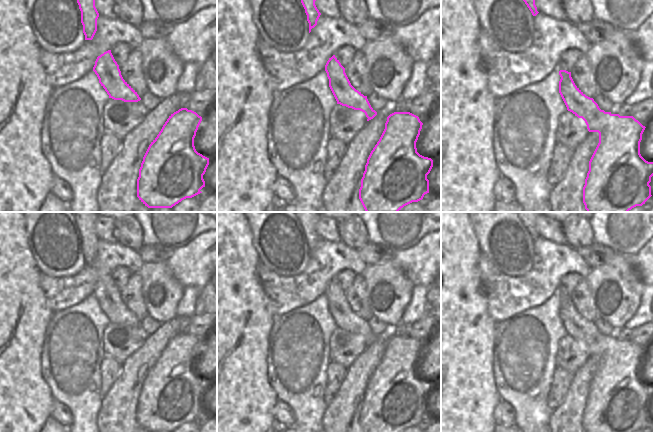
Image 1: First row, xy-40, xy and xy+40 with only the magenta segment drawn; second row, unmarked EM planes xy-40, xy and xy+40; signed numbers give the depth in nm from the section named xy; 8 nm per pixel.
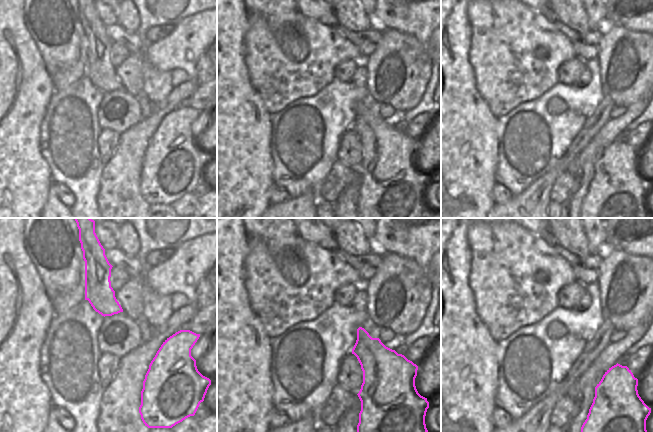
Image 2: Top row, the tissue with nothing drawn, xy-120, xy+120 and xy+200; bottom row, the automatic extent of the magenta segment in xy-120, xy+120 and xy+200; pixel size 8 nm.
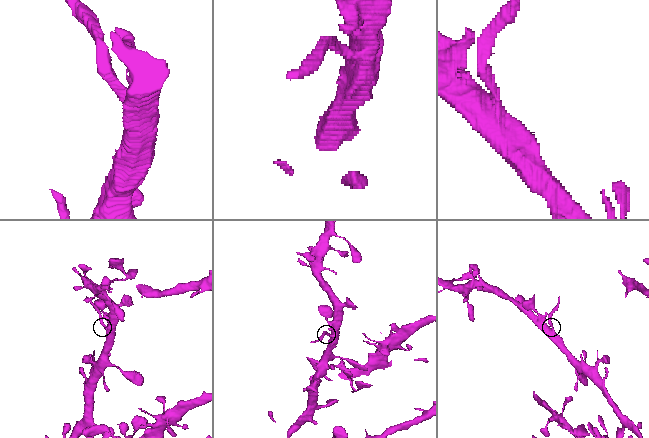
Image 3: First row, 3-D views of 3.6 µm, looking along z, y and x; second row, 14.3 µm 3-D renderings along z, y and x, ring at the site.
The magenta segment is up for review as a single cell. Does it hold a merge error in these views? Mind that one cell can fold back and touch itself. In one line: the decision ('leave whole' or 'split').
split

